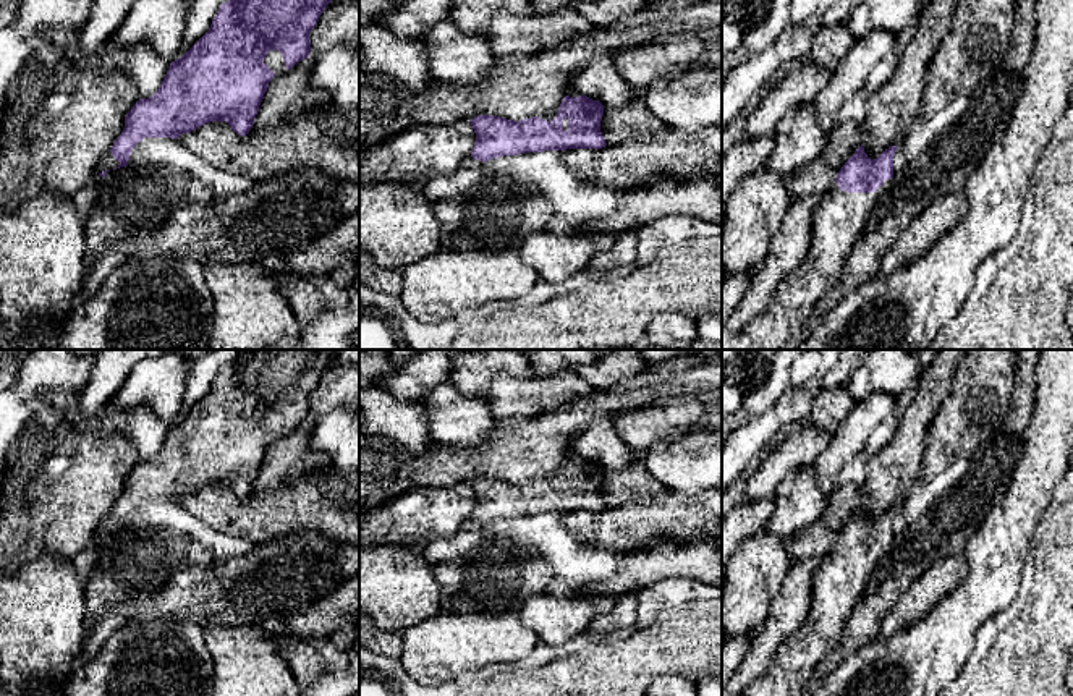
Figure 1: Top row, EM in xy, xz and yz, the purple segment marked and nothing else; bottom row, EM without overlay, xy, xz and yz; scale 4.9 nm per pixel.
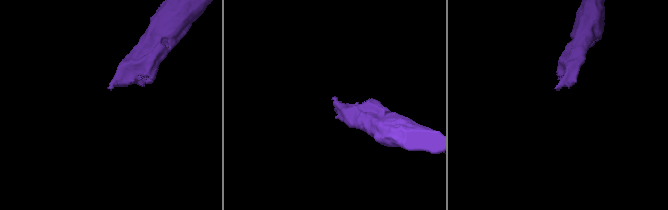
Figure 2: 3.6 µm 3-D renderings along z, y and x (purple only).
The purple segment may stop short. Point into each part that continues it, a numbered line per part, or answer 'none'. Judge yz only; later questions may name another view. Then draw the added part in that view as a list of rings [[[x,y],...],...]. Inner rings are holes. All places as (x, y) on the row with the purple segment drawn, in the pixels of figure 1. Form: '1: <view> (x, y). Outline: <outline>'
1: yz (839, 217). Outline: [[[885,180],[876,193],[845,193],[833,181],[817,197],[806,257],[777,286],[767,311],[744,329],[753,340],[761,342],[759,350],[783,350],[812,316],[817,301],[842,280],[845,261],[890,183]]]

